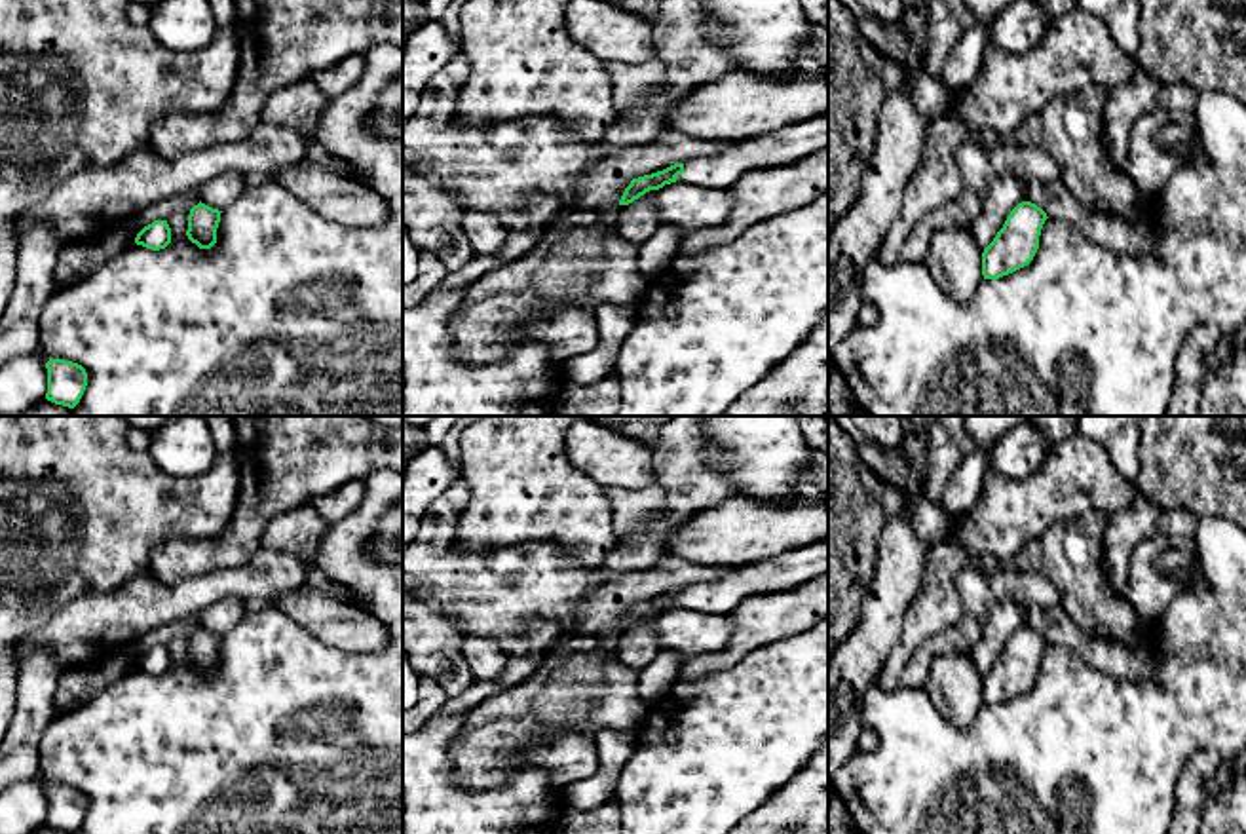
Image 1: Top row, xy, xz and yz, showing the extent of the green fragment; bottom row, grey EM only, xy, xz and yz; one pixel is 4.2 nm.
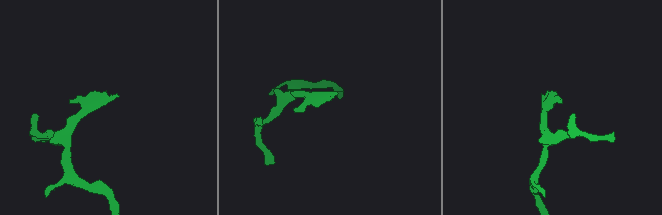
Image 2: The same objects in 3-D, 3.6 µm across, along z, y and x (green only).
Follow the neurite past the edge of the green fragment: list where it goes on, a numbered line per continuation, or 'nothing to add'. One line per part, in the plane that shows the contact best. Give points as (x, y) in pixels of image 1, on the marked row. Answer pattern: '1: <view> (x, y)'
1: xz (785, 145)

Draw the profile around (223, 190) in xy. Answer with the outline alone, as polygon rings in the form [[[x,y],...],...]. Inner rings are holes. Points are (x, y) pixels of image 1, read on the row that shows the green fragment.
[[[222,173],[199,186],[199,201],[213,209],[224,211],[243,194],[243,190],[243,173]]]

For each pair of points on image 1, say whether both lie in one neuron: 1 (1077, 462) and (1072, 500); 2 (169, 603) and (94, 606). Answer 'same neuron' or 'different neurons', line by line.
1: same neuron
2: same neuron

